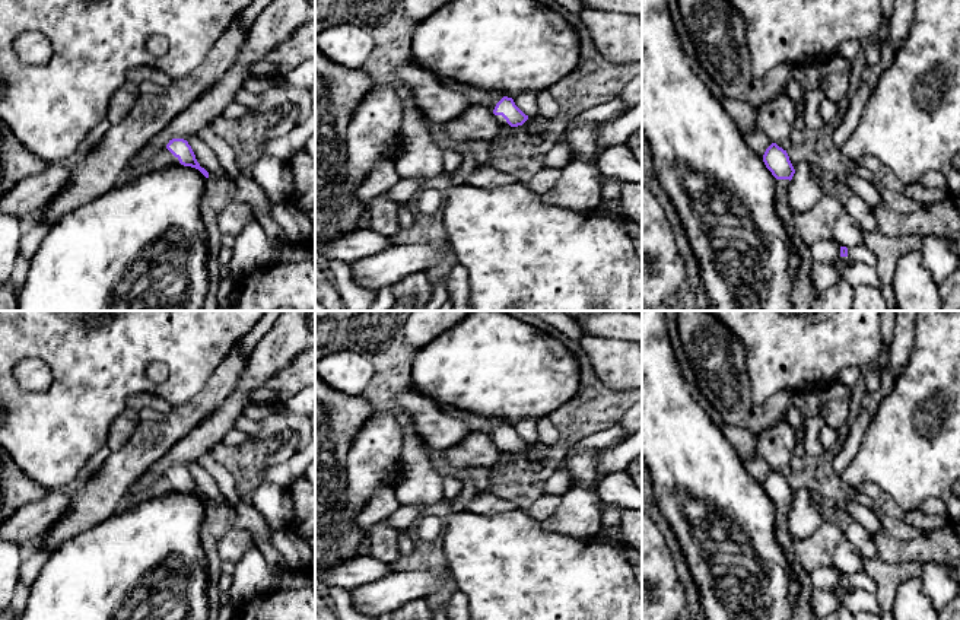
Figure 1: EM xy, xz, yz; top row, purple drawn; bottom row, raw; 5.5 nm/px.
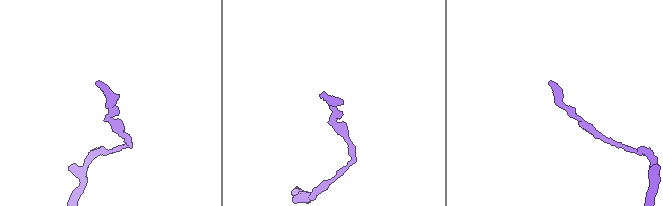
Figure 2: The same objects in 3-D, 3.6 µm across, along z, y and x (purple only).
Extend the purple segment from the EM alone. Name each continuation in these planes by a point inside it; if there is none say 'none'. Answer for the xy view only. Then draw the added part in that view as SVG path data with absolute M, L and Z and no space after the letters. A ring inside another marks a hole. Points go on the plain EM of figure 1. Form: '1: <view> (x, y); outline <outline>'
1: xy (162, 486); outline M166 474L160 478L158 478L152 486L149 486L147 489L139 492L139 493L127 493L120 505L118 505L118 509L117 512L124 512L127 511L128 508L143 502L143 500L147 500L147 499L152 499L152 497L158 497L158 496L163 496L163 495L168 495L168 493L172 493L172 492L177 492L179 490L178 484L175 484Z

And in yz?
none

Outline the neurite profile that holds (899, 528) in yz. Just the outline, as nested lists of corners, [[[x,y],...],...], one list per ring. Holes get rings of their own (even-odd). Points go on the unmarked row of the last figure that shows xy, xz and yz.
[[[856,490],[855,500],[870,508],[880,518],[883,528],[886,528],[889,534],[897,540],[915,540],[928,532],[909,525],[905,519],[887,515],[871,497]]]

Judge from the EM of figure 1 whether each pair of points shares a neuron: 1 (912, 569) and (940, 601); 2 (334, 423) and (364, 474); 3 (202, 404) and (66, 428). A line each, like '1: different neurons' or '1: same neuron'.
1: different neurons
2: different neurons
3: different neurons

